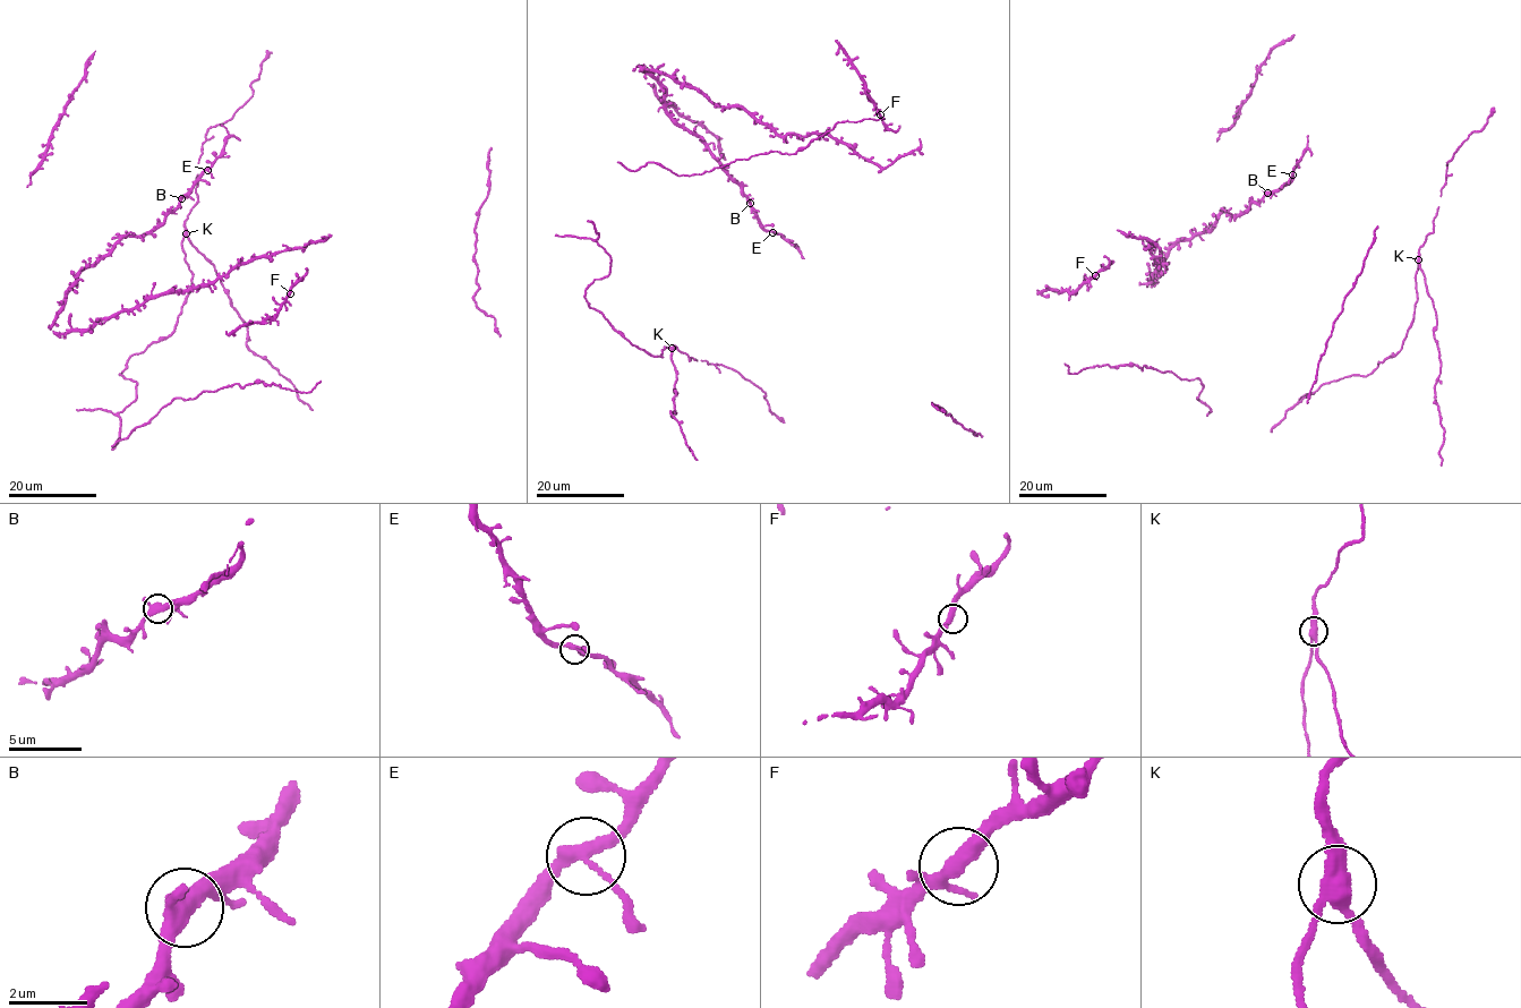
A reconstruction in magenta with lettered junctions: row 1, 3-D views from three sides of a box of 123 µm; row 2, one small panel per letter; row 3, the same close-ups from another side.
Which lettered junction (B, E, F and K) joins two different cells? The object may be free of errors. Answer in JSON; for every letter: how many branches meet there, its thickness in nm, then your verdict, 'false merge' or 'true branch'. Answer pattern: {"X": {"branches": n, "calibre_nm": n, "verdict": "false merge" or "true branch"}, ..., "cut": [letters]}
{"B": {"branches": 3, "calibre_nm": 360, "verdict": "true branch"}, "E": {"branches": 3, "calibre_nm": 260, "verdict": "true branch"}, "F": {"branches": 3, "calibre_nm": 280, "verdict": "true branch"}, "K": {"branches": 3, "calibre_nm": 340, "verdict": "false merge"}, "cut": ["K"]}

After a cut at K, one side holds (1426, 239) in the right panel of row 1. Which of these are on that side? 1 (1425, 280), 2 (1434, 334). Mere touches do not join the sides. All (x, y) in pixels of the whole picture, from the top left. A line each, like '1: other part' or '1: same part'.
1: other part
2: other part

